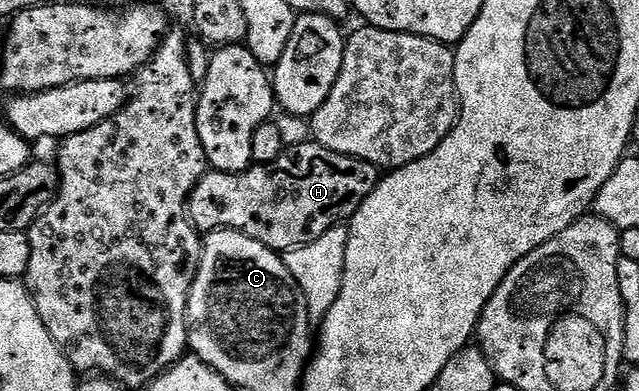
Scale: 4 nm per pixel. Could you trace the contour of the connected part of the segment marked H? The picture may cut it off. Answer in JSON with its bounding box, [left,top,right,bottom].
[188,140,382,252]

